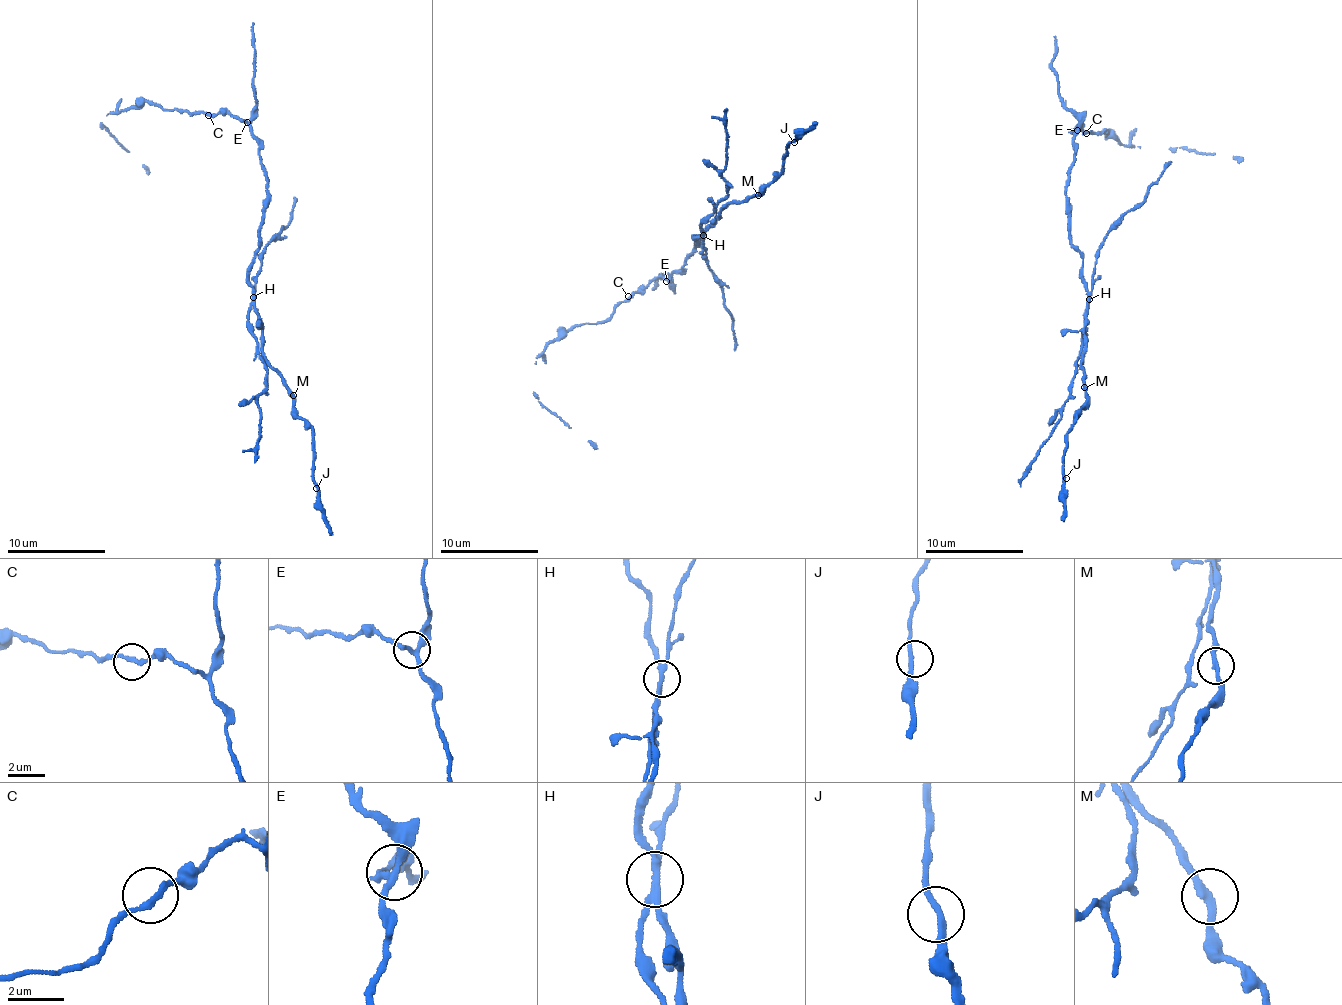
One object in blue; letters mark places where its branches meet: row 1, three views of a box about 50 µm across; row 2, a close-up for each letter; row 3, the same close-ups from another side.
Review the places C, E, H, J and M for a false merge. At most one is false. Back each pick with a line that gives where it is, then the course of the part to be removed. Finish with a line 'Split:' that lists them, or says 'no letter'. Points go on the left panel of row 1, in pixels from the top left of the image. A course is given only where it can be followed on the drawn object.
H: place (253, 297); course (253, 296), (248, 330), (256, 341), (268, 382), (257, 397), (261, 423), (253, 462)
Split: H

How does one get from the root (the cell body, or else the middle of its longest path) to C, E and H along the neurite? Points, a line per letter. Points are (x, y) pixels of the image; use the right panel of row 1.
C: (1067, 209), (1065, 180), (1074, 159), (1075, 132), (1071, 133), (1079, 127), (1086, 133)
E: (1067, 209), (1065, 180), (1074, 159), (1073, 135), (1077, 130)
H: (1067, 209), (1069, 240), (1083, 261), (1088, 299)

